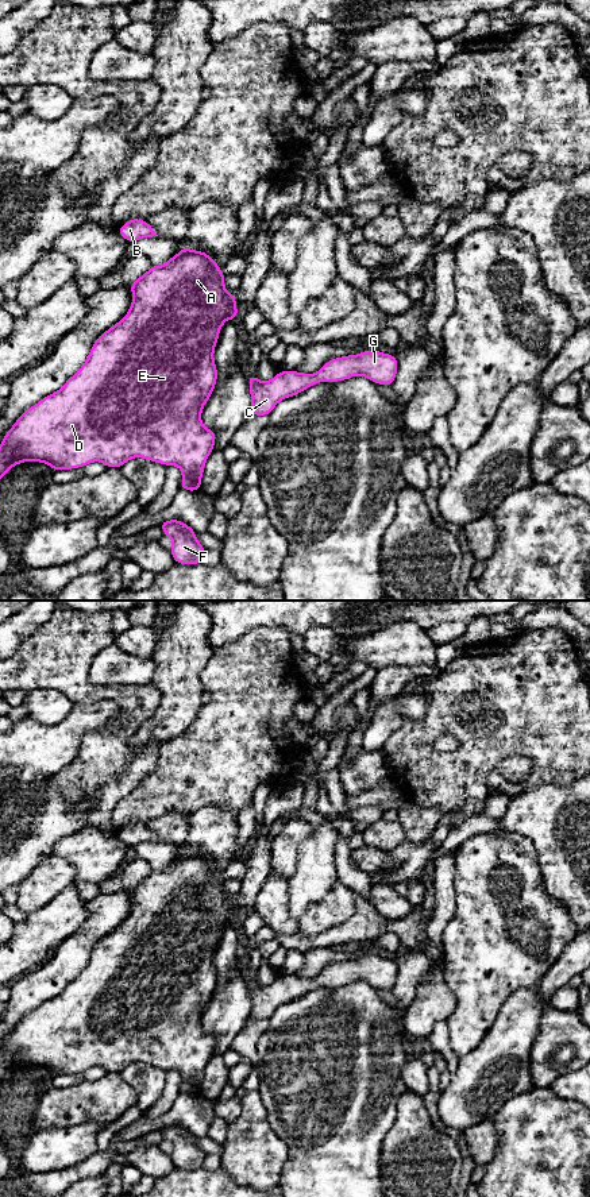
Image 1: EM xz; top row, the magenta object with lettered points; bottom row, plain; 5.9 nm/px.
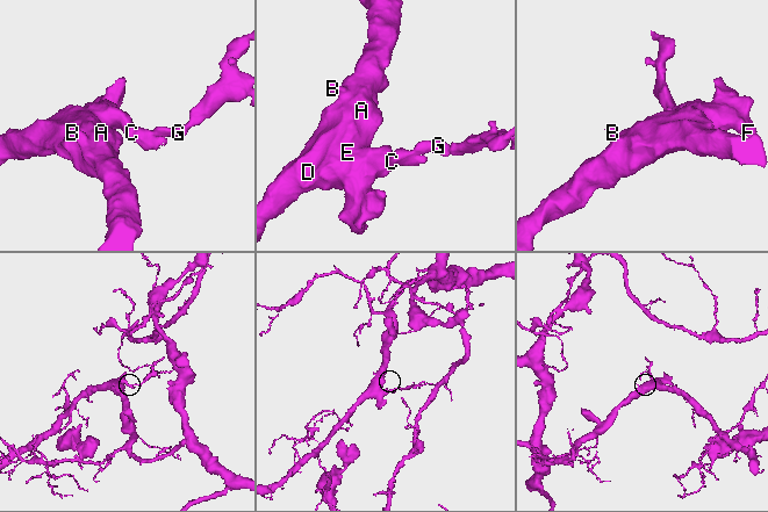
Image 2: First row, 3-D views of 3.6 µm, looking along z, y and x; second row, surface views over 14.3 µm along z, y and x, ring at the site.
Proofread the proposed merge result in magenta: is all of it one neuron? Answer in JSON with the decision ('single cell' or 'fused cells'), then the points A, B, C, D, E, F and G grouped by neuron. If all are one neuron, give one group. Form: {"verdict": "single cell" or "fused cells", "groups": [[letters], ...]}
{"verdict": "single cell", "groups": [["A", "B", "C", "D", "E", "F", "G"]]}

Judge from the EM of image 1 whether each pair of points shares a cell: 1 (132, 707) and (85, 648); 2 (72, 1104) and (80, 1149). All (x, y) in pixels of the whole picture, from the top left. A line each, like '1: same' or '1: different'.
1: same
2: different

